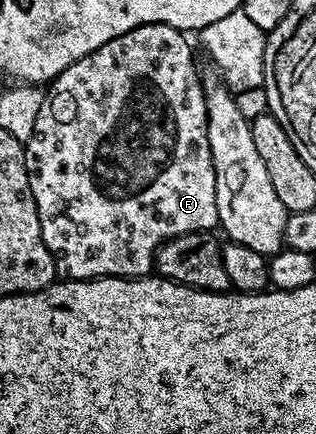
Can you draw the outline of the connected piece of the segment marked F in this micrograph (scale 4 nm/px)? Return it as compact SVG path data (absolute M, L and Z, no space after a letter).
M142 24L105 42L105 46L93 50L85 58L67 65L67 69L50 81L46 89L43 105L35 119L33 134L25 141L23 153L29 186L37 202L43 241L55 260L56 273L64 280L99 280L102 276L150 276L155 267L155 253L162 244L190 232L212 231L219 223L215 163L207 137L207 107L201 71L195 65L190 42L183 36L186 35L180 29L168 24Z

